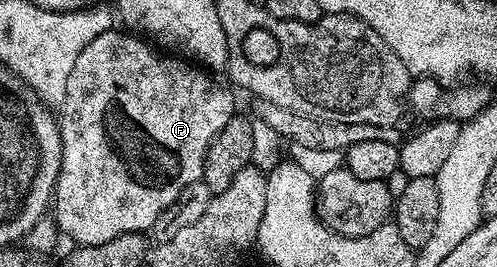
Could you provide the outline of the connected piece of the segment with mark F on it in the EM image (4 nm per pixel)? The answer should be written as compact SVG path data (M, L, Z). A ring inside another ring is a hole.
M111 29L100 33L100 37L96 37L96 41L88 41L88 45L84 45L84 53L80 53L80 57L76 57L76 65L72 65L72 74L68 77L68 89L64 93L64 101L60 114L57 116L58 132L62 138L62 160L60 161L58 184L55 185L52 196L52 218L54 224L58 226L59 232L65 238L67 235L72 241L71 244L79 247L102 245L121 235L149 232L153 228L156 217L160 217L160 213L164 213L164 209L168 209L168 205L172 205L172 201L176 201L176 197L180 197L183 189L201 180L206 151L210 147L210 142L236 114L233 95L235 92L229 86L221 87L216 80L209 79L209 77L214 77L207 74L205 70L170 53L158 53L162 55L150 55L145 59L142 56L143 40L125 30L122 30L123 32L118 30Z

